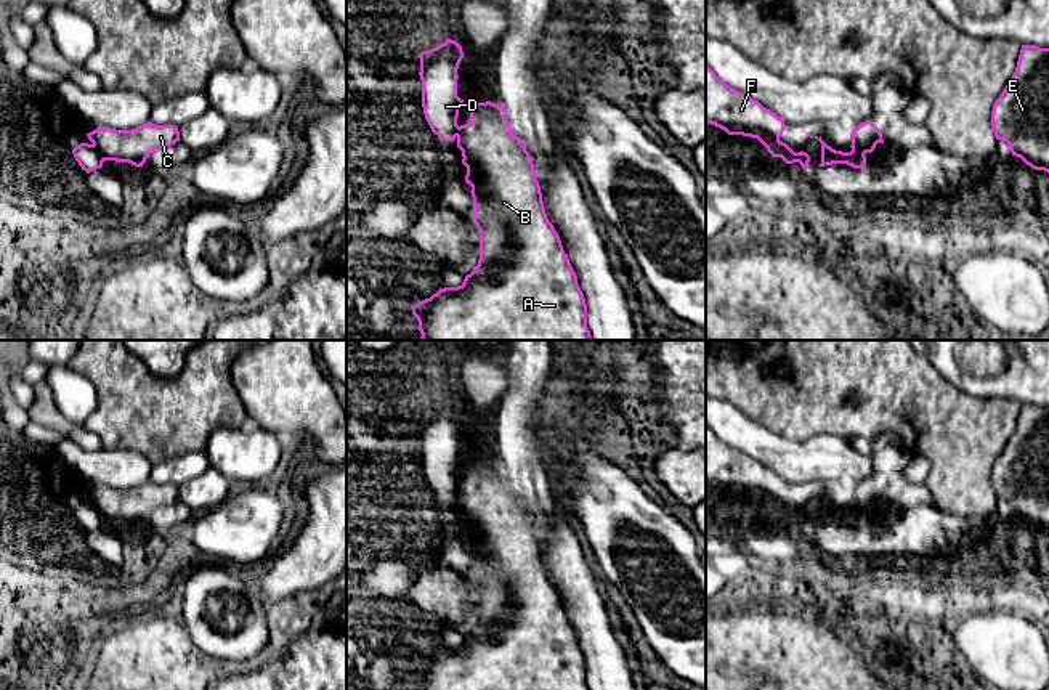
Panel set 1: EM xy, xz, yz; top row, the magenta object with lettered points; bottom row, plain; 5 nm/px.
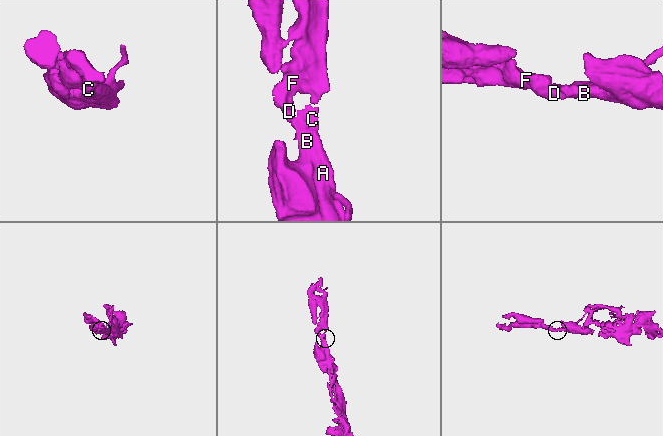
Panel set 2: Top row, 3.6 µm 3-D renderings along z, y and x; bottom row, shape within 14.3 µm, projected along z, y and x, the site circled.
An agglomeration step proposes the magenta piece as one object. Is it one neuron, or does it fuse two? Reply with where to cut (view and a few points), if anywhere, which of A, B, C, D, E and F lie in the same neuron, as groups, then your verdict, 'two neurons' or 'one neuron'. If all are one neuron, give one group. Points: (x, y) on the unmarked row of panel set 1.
no cut | A B C D E F | one neuron

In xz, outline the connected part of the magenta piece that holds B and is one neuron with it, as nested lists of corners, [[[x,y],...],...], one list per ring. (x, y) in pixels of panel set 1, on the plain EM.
[[[451,398],[436,408],[419,412],[422,440],[422,467],[431,491],[444,501],[457,501],[462,523],[467,526],[465,542],[472,546],[473,582],[480,591],[480,619],[464,642],[444,647],[412,666],[419,690],[589,690],[587,664],[577,635],[563,610],[558,592],[549,581],[534,523],[523,499],[513,494],[505,467],[486,462],[470,464],[470,483],[457,485],[464,462],[457,456],[457,428],[464,417],[462,406]]]

